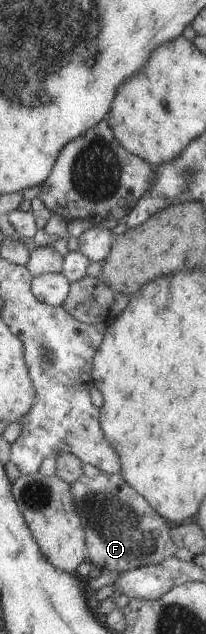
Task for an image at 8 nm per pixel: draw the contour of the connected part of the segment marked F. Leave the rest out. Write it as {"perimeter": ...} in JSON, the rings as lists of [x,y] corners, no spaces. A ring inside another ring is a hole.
{"perimeter":[[[99,472],[92,478],[82,474],[69,487],[84,529],[86,556],[92,566],[101,571],[127,571],[174,556],[176,546],[169,535],[170,524],[120,474]]]}

